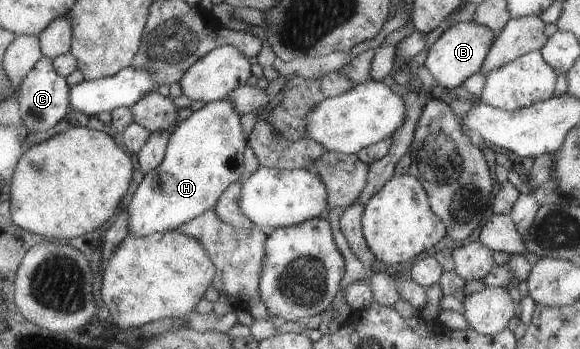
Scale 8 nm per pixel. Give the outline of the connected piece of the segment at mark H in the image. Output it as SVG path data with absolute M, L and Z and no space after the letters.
M225 97L206 103L175 127L165 162L145 176L127 209L130 232L138 236L171 233L214 209L228 186L246 173L244 151L249 147L249 136L244 136L242 114L234 100Z

